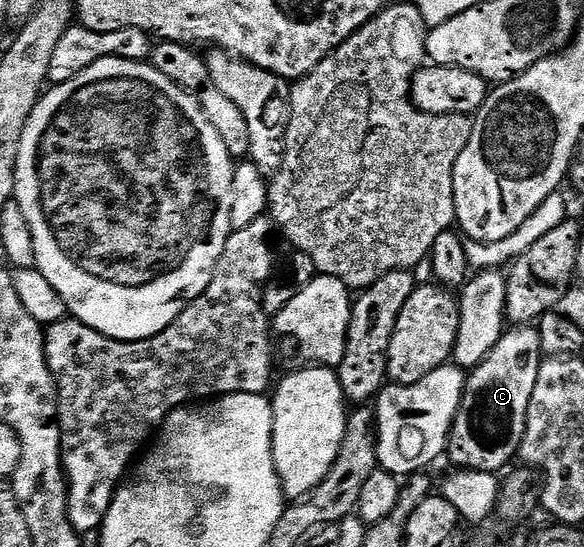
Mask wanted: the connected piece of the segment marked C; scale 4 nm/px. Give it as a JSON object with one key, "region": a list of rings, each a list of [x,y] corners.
{"region":[[[512,327],[498,339],[494,351],[490,351],[488,358],[467,374],[464,382],[464,398],[452,424],[452,433],[448,437],[446,450],[447,460],[452,460],[453,466],[484,469],[488,473],[496,473],[511,457],[517,456],[519,443],[524,438],[530,395],[534,395],[534,383],[538,383],[540,362],[545,356],[539,328]]]}

